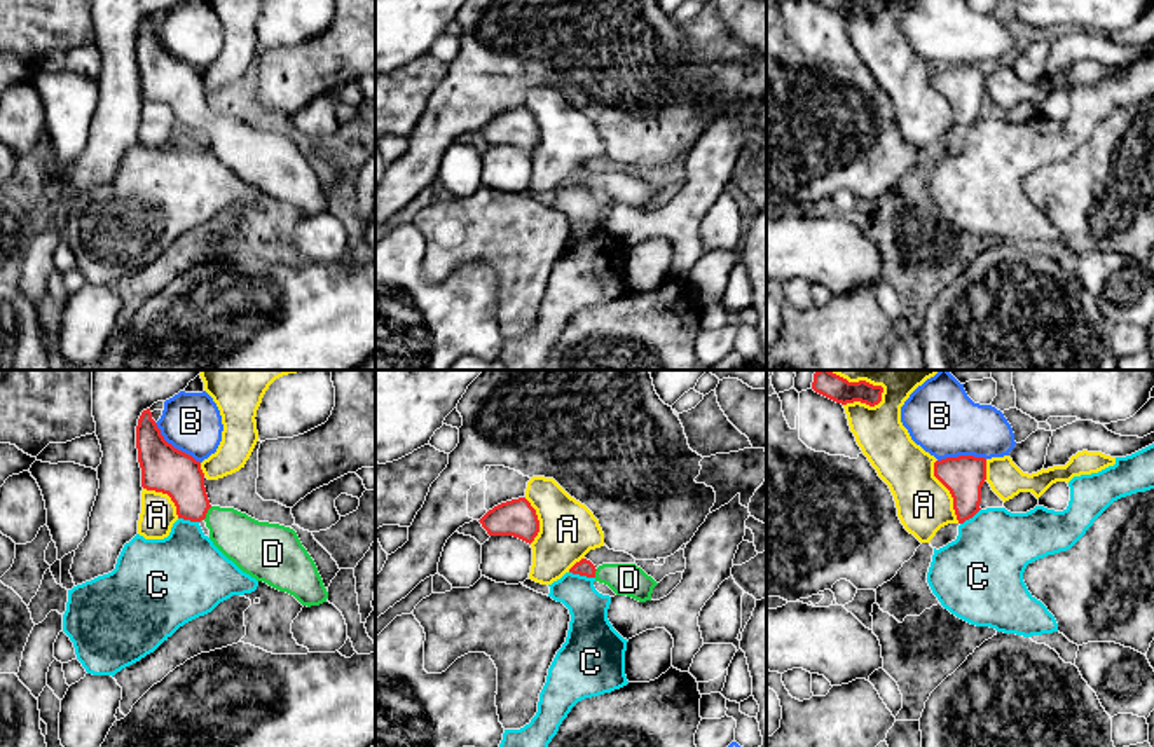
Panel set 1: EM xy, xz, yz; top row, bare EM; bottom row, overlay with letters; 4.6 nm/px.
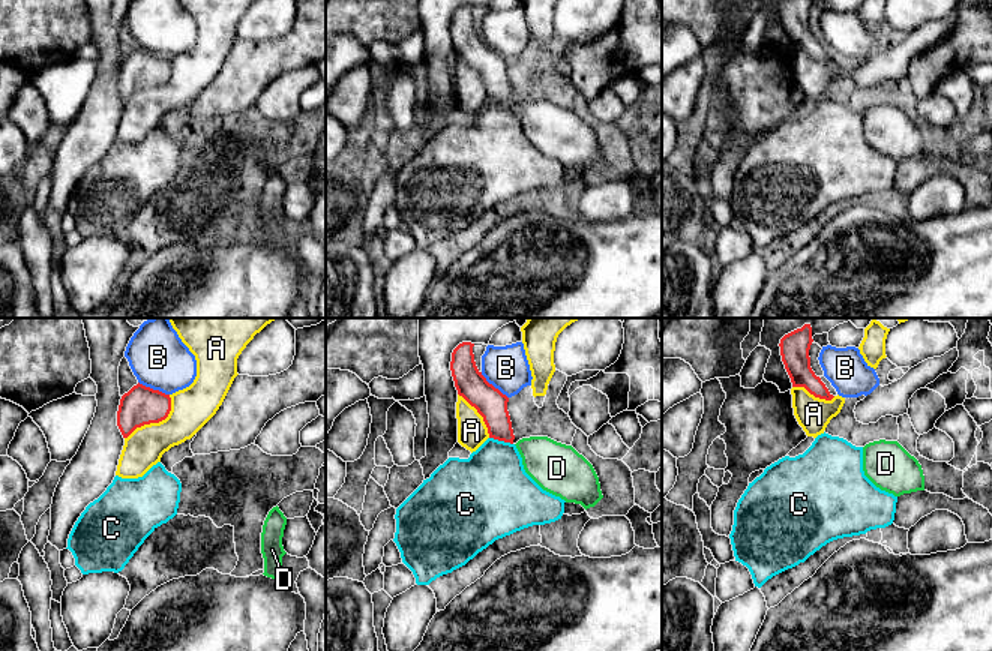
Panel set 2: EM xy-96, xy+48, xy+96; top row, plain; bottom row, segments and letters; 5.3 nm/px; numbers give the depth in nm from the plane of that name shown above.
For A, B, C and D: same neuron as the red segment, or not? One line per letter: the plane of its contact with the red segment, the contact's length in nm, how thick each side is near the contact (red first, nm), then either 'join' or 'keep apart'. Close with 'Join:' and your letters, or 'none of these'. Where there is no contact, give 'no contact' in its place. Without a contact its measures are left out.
A: yz | 320 nm | 190/260 nm | keep apart
B: xy | 280 nm | 220/280 nm | keep apart
C: xz | 120 nm | 80/190 nm | keep apart
D: xy | 80 nm | 220/220 nm | join
Join: D

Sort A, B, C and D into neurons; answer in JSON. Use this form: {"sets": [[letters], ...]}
{"sets": [["A"], ["B"], ["C"], ["D"]]}

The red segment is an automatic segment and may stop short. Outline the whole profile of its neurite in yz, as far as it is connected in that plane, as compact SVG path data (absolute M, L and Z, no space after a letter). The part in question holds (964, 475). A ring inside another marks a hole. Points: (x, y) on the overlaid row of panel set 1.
M958 456L936 461L934 476L950 490L958 524L981 510L981 487L986 480L985 457Z

